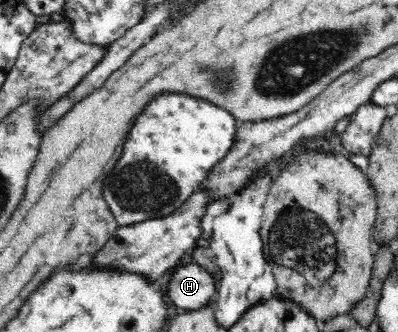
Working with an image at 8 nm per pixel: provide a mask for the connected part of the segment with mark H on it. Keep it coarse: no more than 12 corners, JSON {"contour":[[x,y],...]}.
{"contour":[[187,259],[171,270],[166,290],[177,307],[211,302],[217,283]]}

